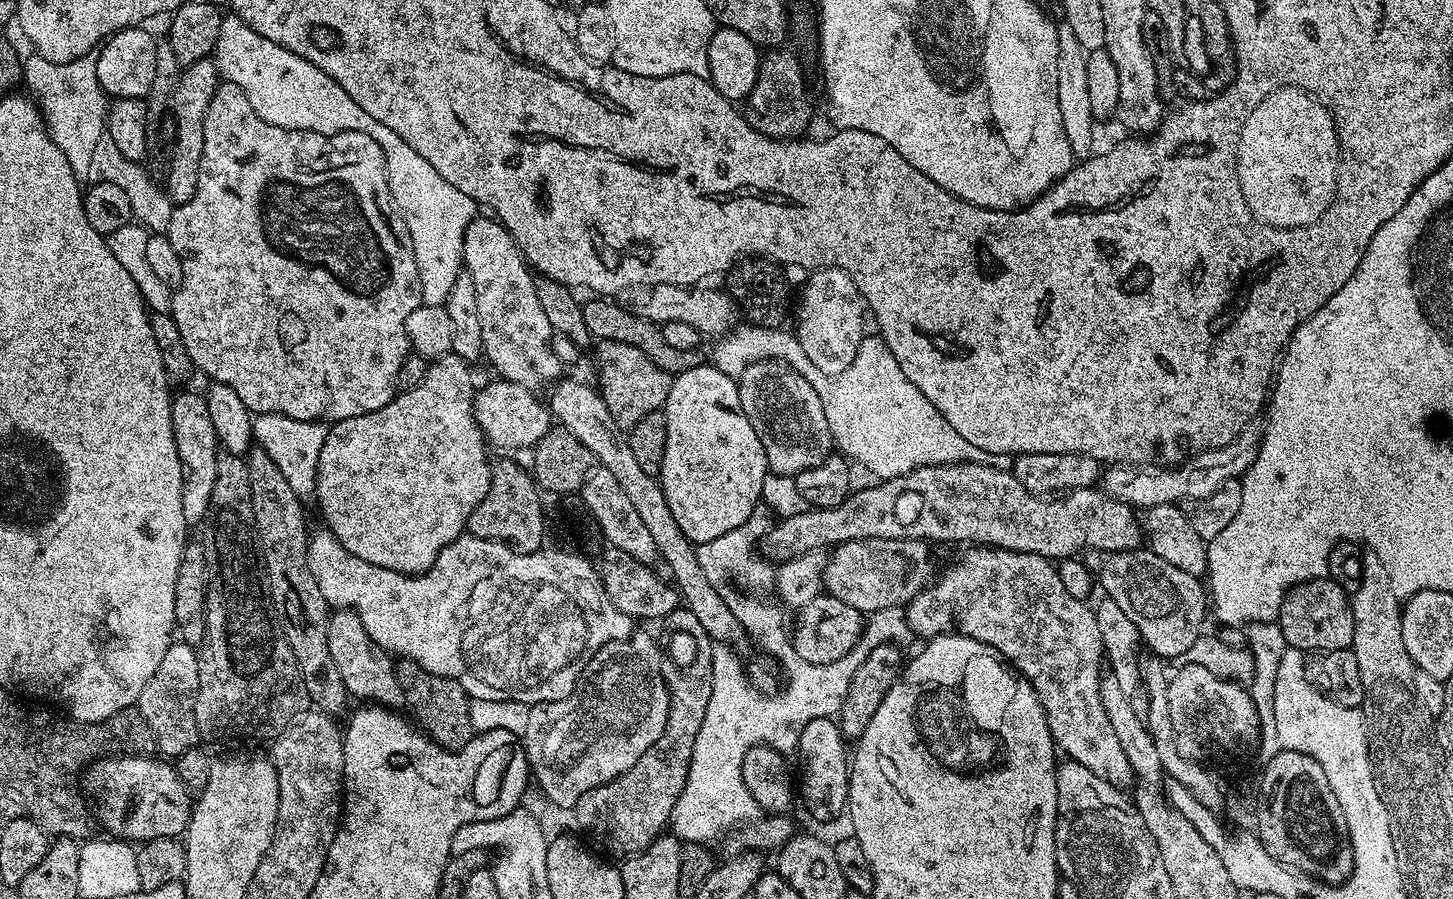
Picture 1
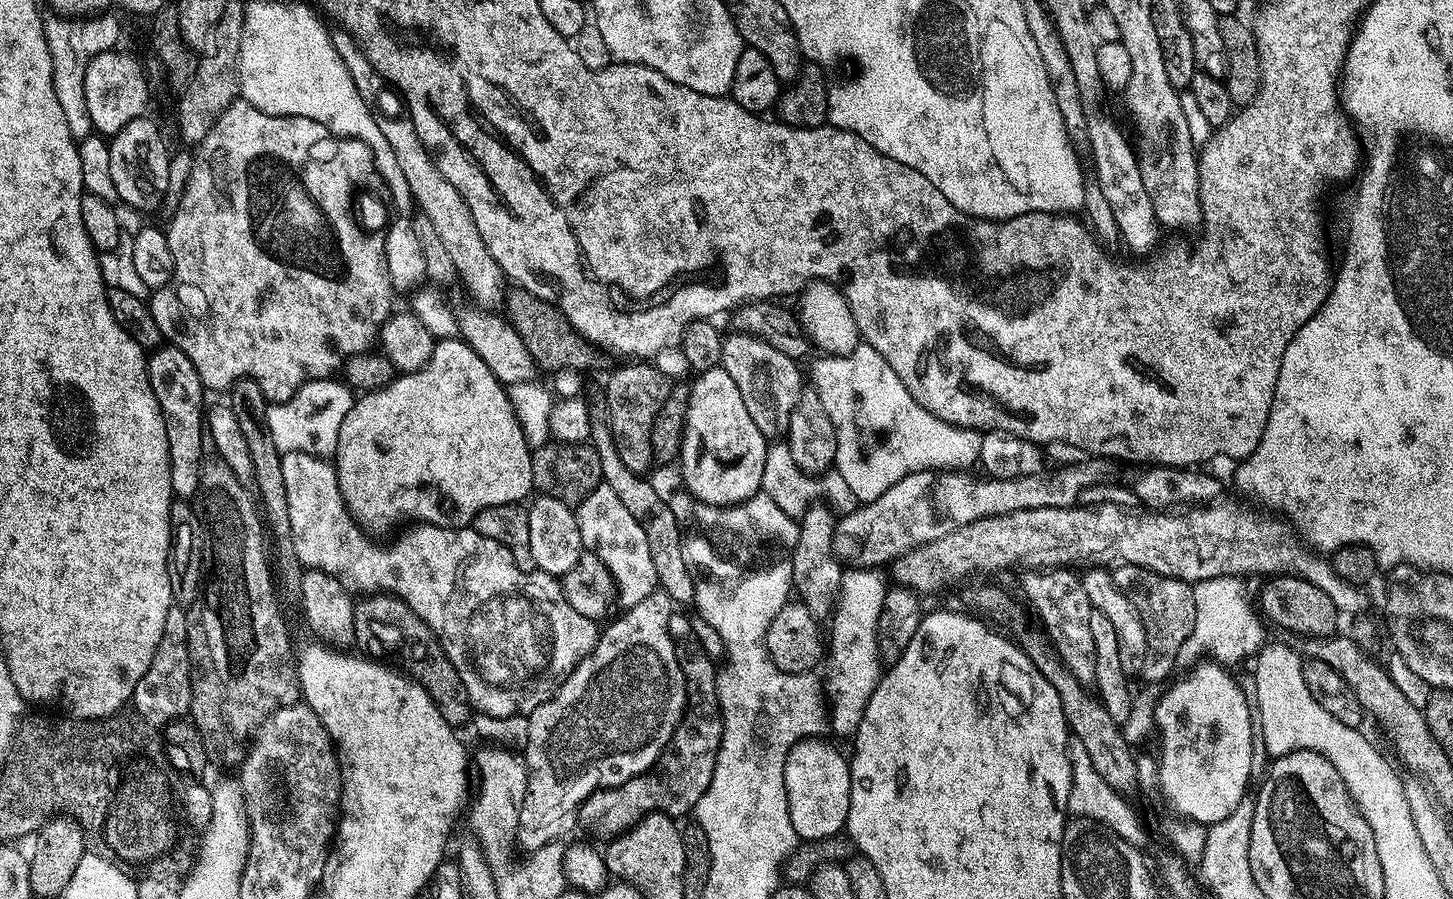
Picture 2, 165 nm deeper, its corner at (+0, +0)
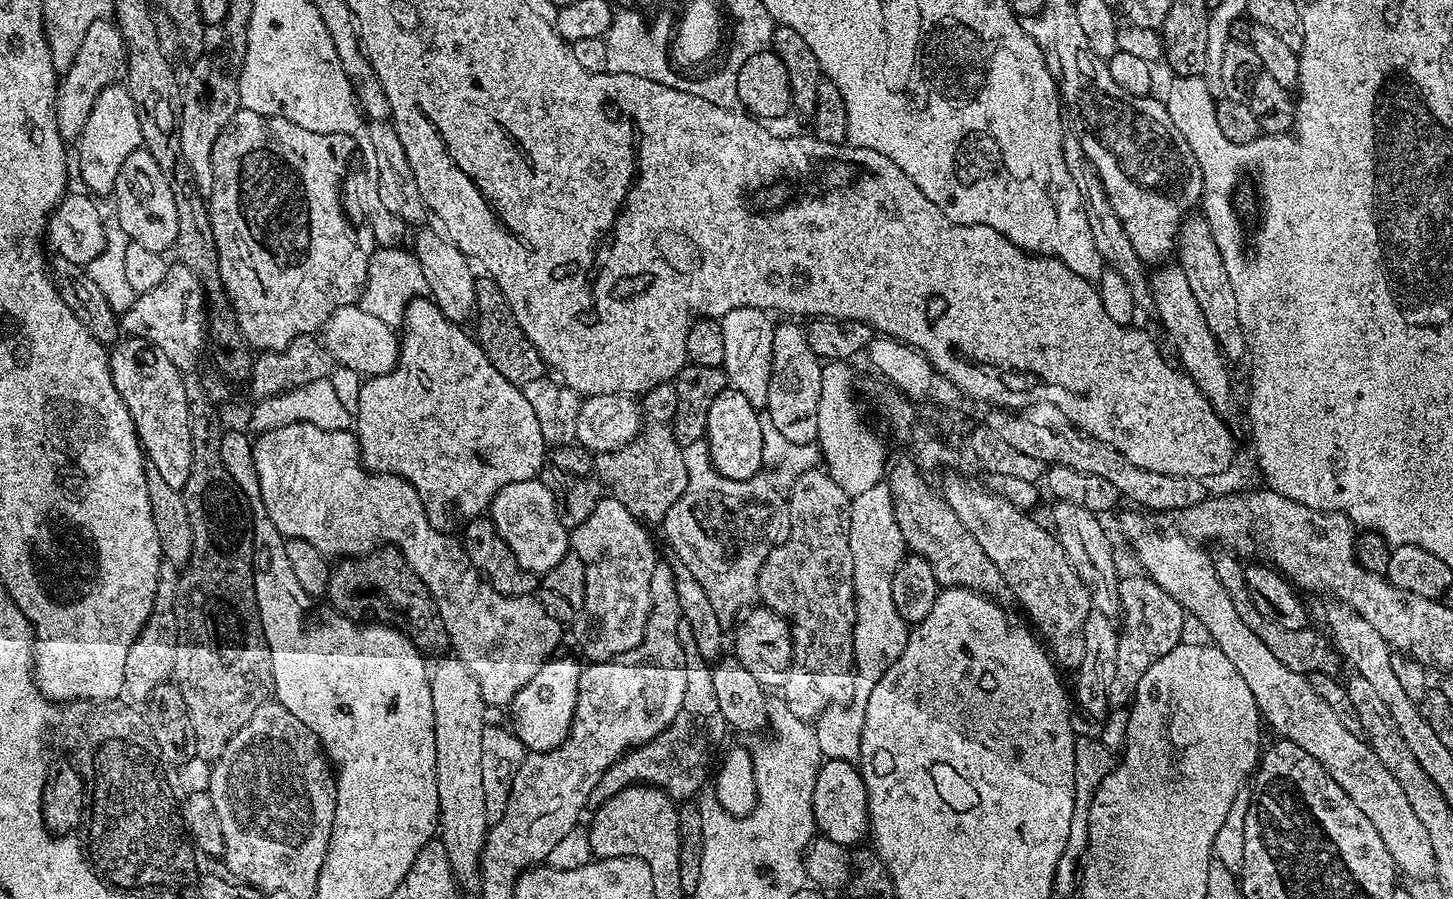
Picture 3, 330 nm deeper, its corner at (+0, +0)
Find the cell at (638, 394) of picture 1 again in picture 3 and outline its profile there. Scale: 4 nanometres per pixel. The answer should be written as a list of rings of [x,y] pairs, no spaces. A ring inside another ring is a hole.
[[[665,382],[654,386],[642,396],[642,431],[640,435],[619,452],[598,452],[594,456],[596,476],[606,489],[607,495],[613,500],[622,502],[622,506],[626,506],[626,510],[630,510],[630,514],[634,514],[637,520],[648,526],[659,525],[663,521],[670,506],[674,506],[674,502],[678,502],[678,498],[682,498],[688,485],[684,449],[681,448],[672,433],[672,419],[677,406],[676,389],[671,383]]]

